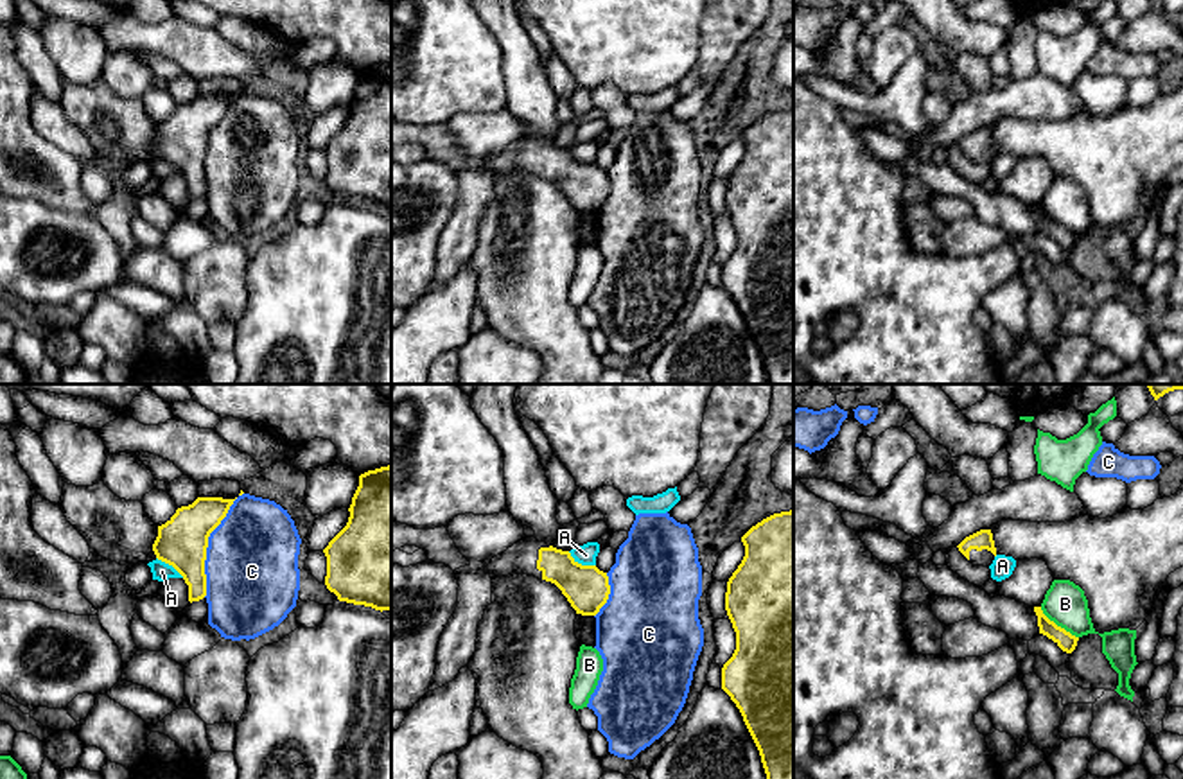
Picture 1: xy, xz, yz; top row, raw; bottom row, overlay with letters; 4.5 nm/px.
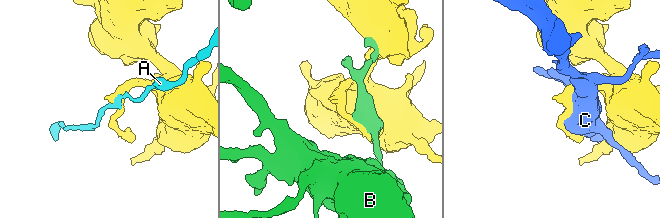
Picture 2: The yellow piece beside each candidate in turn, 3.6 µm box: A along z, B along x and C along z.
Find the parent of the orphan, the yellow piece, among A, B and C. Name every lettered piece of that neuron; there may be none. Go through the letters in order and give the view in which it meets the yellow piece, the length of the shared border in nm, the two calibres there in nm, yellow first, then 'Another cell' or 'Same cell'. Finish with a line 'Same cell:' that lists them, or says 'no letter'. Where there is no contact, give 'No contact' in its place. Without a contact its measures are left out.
A: Touches yellow in xz. Shared border 140 nm. Thickness 200 nm (yellow) against 90 nm. Another cell
B: Touches yellow in yz. Shared border 220 nm. Thickness 80 nm (yellow) against 190 nm. Another cell
C: Touches yellow in xy. Shared border 500 nm. Thickness 220 nm (yellow) against 420 nm. Another cell
Same cell: no letter

